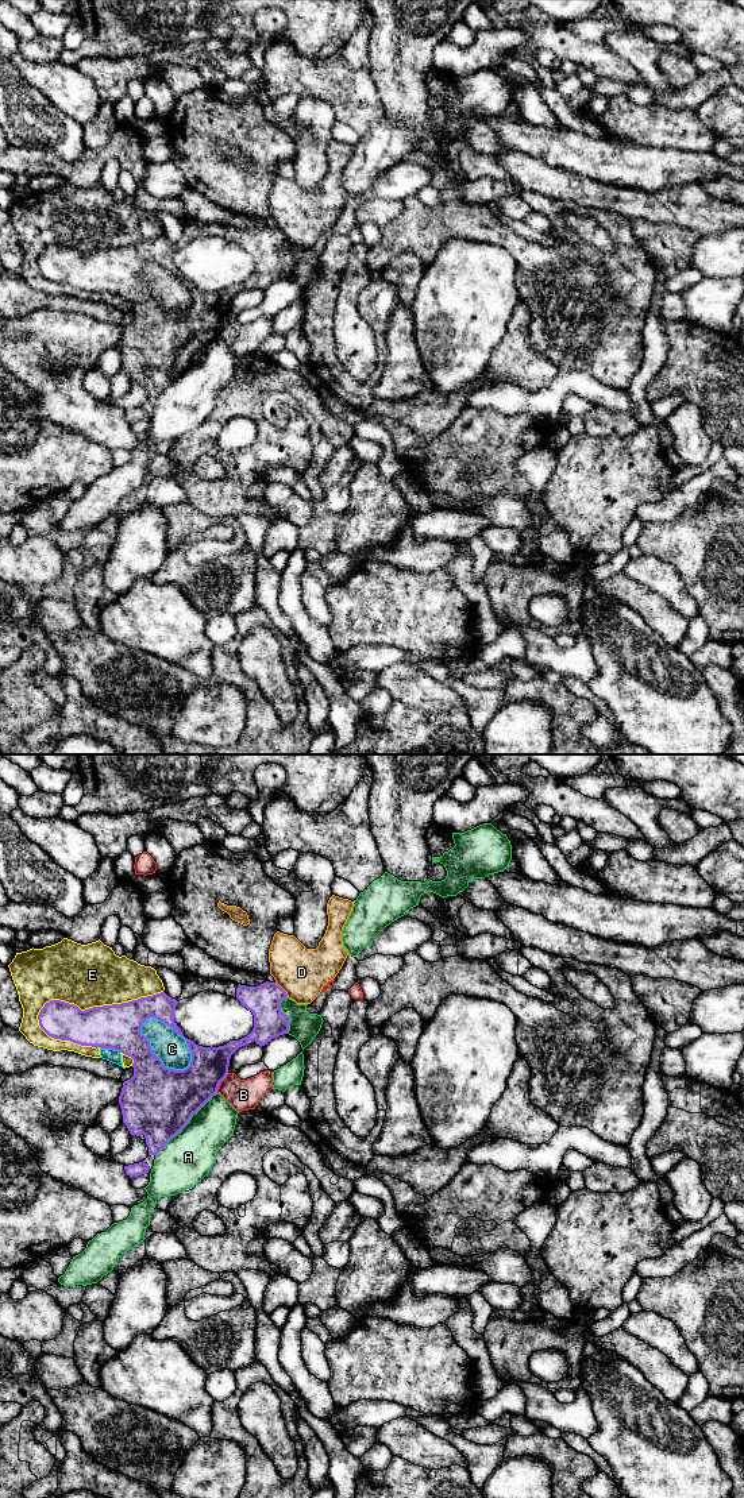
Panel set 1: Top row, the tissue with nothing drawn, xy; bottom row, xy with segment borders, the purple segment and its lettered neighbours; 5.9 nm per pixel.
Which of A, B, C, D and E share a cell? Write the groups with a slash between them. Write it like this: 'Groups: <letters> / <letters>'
Groups: A / B / C E / D

